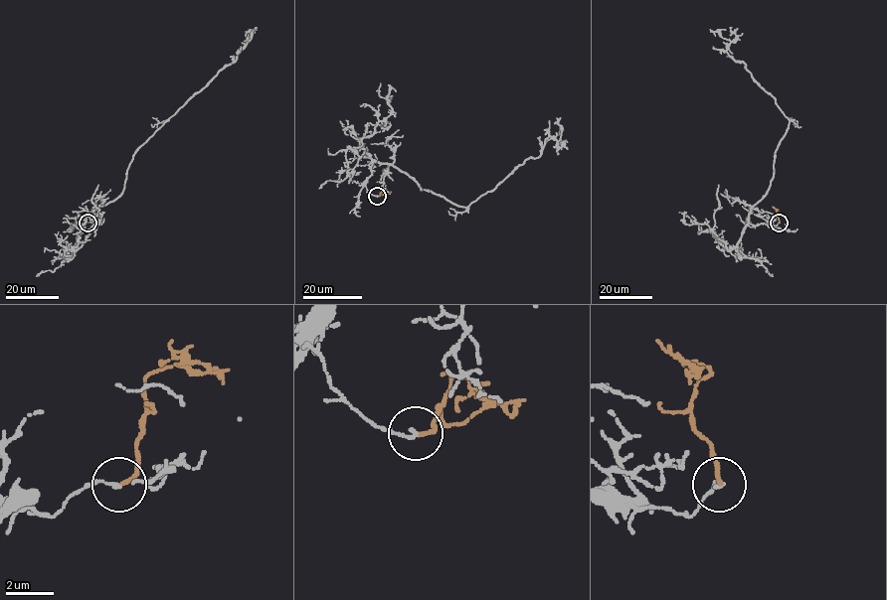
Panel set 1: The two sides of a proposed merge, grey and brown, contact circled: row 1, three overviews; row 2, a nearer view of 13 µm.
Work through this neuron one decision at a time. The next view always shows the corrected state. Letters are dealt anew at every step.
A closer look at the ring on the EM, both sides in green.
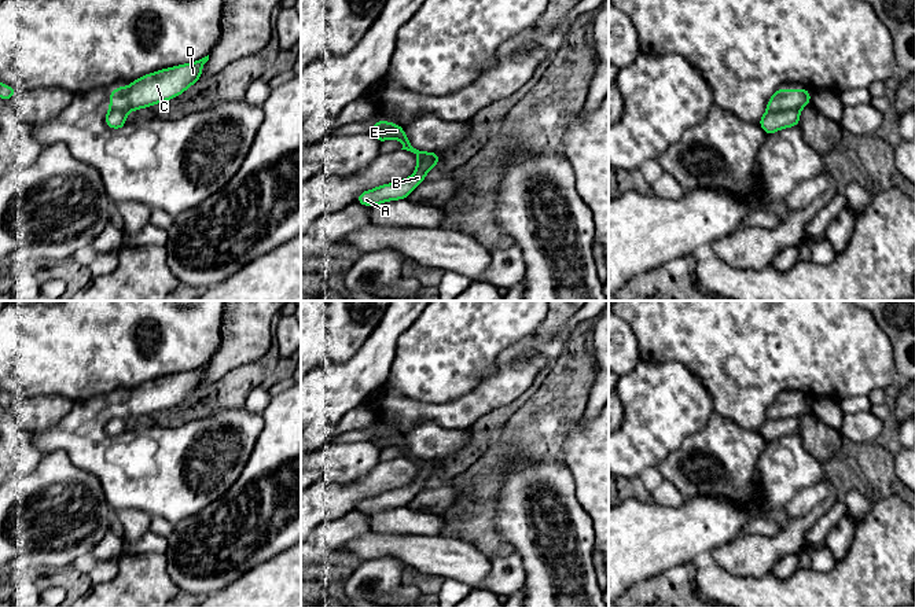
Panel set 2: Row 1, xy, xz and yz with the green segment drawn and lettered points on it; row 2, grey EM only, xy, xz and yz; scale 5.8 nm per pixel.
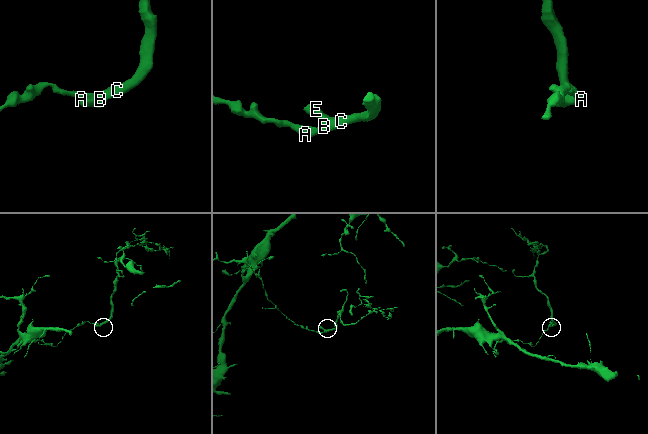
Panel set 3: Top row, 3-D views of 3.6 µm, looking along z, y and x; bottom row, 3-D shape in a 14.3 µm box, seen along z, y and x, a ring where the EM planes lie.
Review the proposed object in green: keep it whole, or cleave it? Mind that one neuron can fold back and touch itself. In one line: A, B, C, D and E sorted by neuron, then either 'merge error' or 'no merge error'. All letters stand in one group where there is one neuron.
groups A B E / C D; merge error

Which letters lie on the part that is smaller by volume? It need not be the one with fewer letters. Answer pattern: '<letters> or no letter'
C, D

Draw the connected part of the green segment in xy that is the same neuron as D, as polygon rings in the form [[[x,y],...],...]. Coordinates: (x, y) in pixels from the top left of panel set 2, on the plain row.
[[[209,363],[196,369],[150,380],[132,389],[131,394],[111,397],[110,419],[131,420],[181,402],[201,387],[202,375],[207,368]]]

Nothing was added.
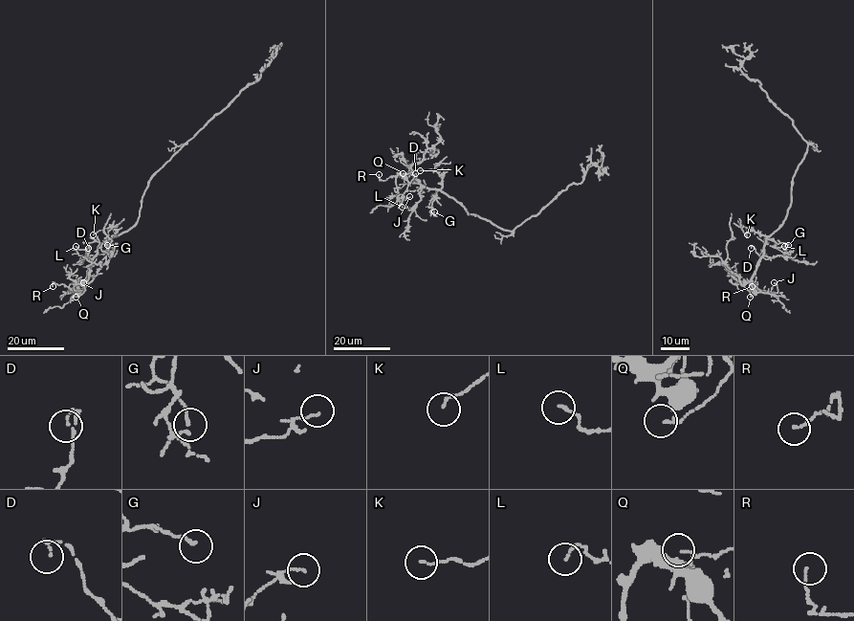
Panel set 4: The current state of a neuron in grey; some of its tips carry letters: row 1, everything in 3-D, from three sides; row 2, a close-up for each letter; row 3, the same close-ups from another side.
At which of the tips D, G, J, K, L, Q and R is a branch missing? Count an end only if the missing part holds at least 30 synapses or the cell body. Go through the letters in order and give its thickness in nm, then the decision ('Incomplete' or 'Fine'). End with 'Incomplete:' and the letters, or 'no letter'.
D: Thickness 110 nm. Fine
G: Thickness 120 nm. Fine
J: Thickness 100 nm. Fine
K: Thickness 80 nm. Fine
L: Thickness 100 nm. Fine
Q: Thickness 120 nm. Incomplete
R: Thickness 80 nm. Fine
Incomplete: Q

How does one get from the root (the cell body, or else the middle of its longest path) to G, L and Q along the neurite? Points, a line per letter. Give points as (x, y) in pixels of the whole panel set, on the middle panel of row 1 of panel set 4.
G: (472, 213), (469, 213), (458, 202), (439, 190), (429, 204), (434, 211)
L: (472, 213), (469, 213), (458, 202), (439, 190), (423, 187), (420, 201), (413, 210), (402, 207)
Q: (472, 213), (469, 213), (458, 202), (439, 190), (423, 186), (410, 172), (410, 166), (409, 173), (403, 173)

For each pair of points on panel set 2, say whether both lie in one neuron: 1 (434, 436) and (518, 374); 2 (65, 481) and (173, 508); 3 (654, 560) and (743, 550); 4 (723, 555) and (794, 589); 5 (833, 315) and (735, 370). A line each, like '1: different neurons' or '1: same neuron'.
1: different neurons
2: different neurons
3: different neurons
4: different neurons
5: same neuron

